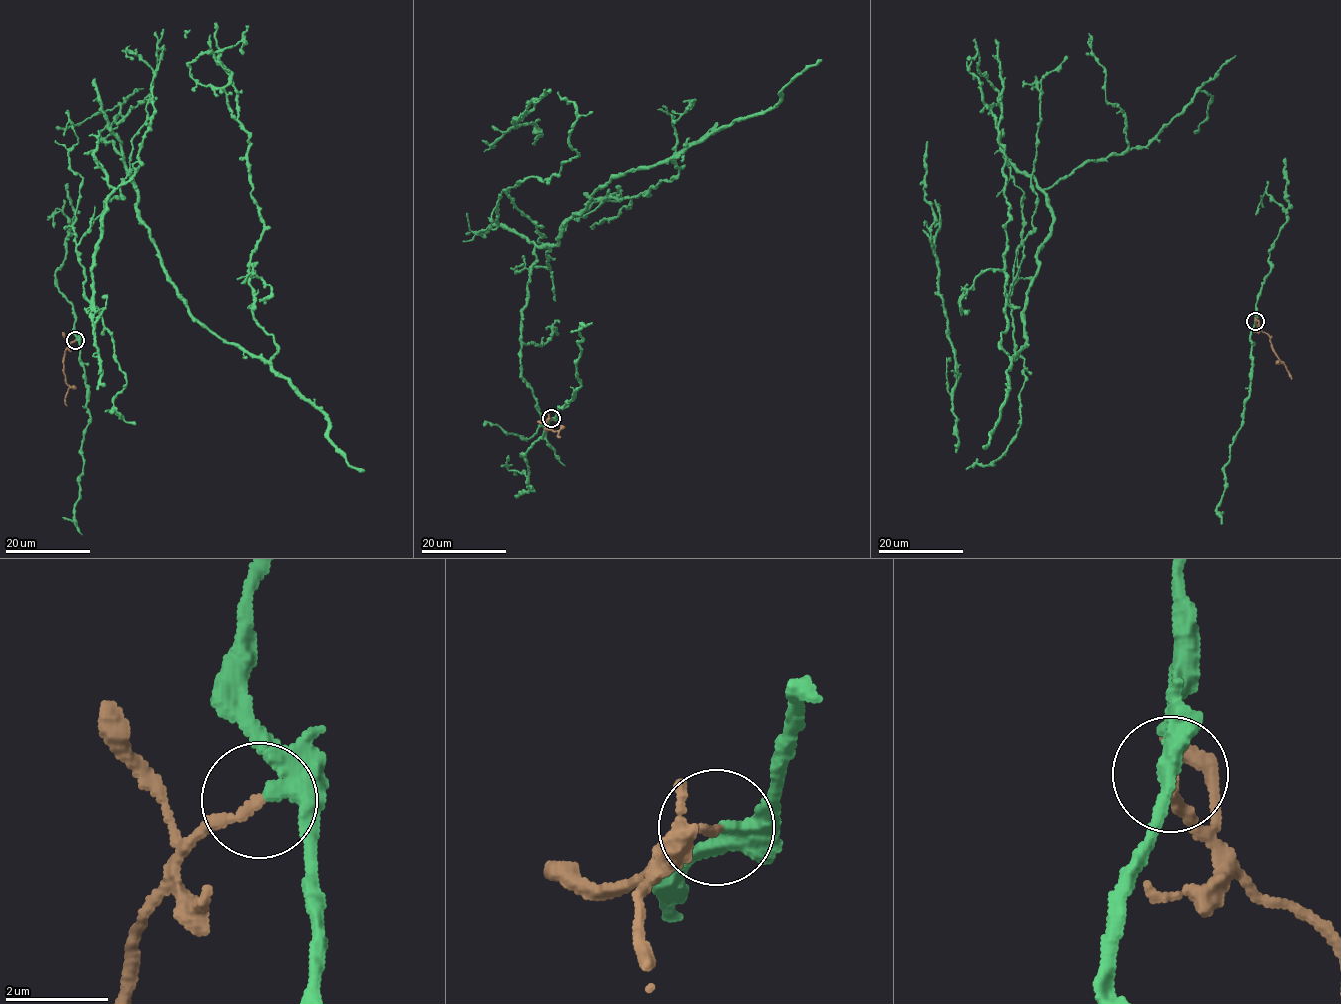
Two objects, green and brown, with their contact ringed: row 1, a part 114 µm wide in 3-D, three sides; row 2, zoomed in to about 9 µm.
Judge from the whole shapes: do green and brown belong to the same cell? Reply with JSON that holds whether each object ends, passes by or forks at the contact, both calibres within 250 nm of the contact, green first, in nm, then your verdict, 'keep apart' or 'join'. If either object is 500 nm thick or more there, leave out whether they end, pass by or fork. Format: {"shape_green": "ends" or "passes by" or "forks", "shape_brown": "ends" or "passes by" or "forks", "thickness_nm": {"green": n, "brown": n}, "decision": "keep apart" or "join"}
{"shape_green": "passes by", "shape_brown": "ends", "thickness_nm": {"green": 300, "brown": 170}, "decision": "keep apart"}

